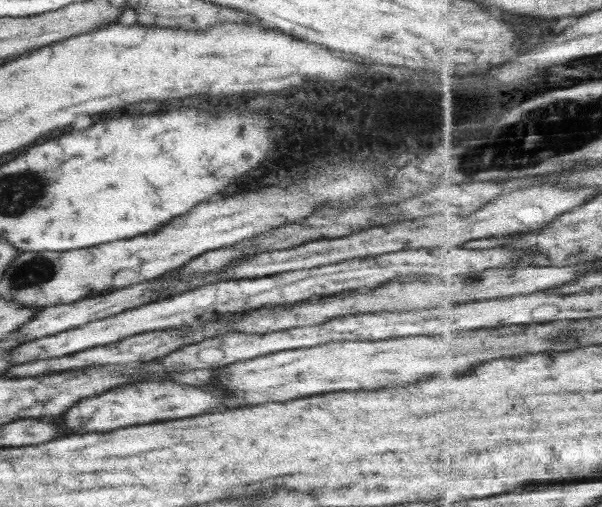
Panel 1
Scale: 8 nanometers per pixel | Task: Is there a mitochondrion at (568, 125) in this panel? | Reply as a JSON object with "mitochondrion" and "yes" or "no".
{"mitochondrion":"yes"}

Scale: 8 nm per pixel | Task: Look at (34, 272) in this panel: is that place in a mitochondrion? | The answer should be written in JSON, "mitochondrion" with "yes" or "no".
{"mitochondrion":"yes"}

